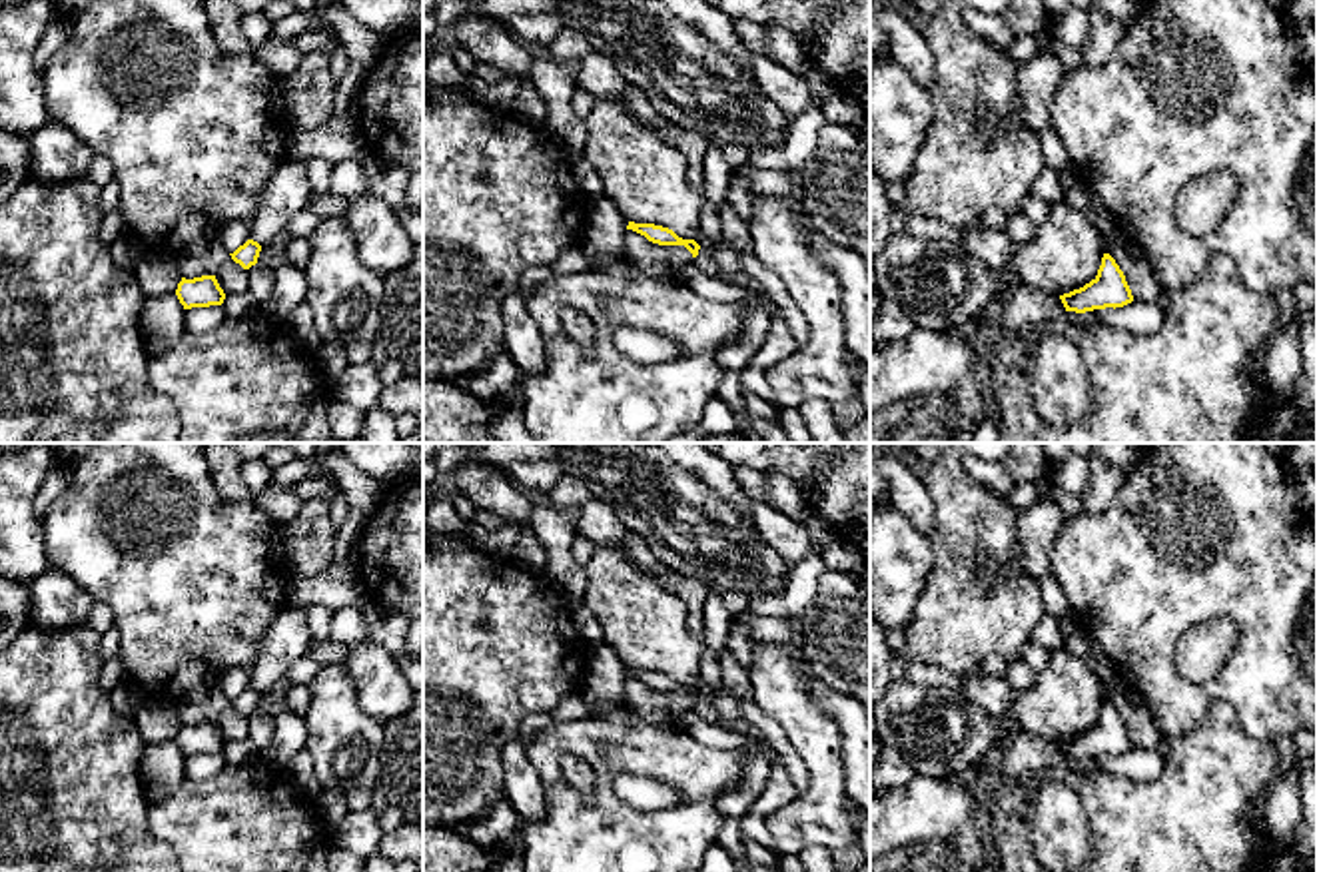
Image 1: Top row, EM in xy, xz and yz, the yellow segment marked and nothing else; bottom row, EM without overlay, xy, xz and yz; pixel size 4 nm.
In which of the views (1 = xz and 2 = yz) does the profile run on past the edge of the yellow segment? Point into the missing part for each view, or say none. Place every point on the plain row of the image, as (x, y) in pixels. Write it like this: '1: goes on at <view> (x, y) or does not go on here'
1: does not go on here
2: does not go on here

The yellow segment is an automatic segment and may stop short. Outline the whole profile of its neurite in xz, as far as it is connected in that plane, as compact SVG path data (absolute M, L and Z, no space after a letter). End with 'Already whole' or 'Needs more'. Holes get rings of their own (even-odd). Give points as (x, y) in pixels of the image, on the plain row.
M629 668L627 676L633 676L658 692L684 692L692 700L692 704L696 704L700 696L694 686L682 686L672 676L662 672Z. Already whole

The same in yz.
M1103 700L1098 722L1080 736L1060 742L1066 758L1086 760L1105 754L1123 754L1133 748L1123 718L1109 700Z. Already whole

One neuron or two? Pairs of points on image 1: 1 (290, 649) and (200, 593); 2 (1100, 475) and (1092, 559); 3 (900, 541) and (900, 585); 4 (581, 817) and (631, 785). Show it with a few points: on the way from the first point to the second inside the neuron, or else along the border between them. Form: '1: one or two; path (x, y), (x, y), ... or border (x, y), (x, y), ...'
1: two; border (288, 603), (274, 619), (248, 671)
2: two; border (1126, 475), (1118, 493), (1102, 509), (1082, 515)
3: one; path (894, 551), (894, 575)
4: two; border (611, 775), (611, 787), (631, 807), (663, 807)

